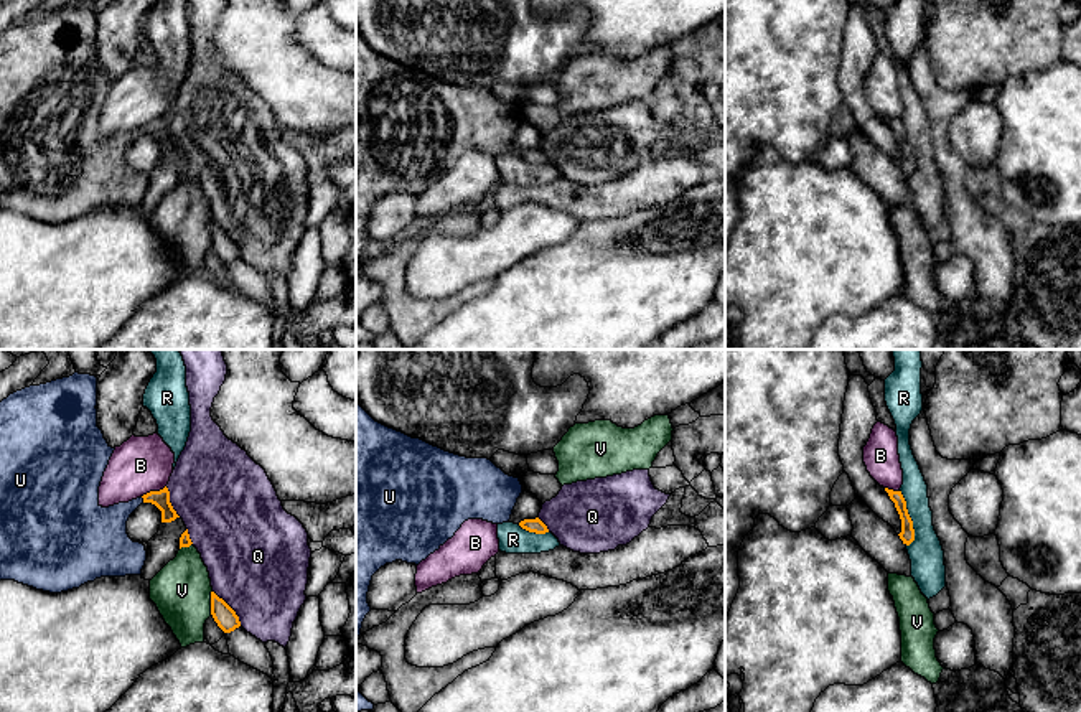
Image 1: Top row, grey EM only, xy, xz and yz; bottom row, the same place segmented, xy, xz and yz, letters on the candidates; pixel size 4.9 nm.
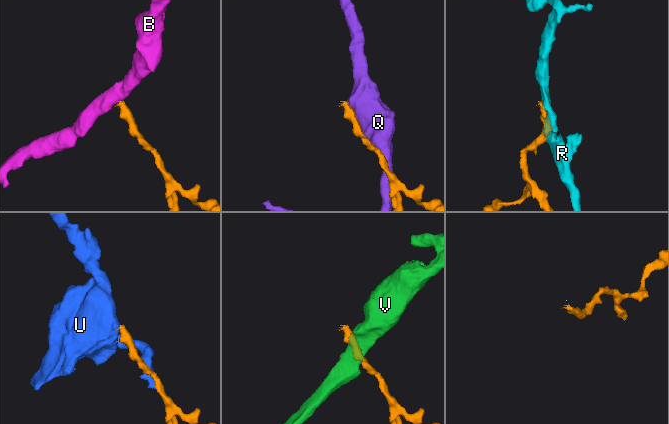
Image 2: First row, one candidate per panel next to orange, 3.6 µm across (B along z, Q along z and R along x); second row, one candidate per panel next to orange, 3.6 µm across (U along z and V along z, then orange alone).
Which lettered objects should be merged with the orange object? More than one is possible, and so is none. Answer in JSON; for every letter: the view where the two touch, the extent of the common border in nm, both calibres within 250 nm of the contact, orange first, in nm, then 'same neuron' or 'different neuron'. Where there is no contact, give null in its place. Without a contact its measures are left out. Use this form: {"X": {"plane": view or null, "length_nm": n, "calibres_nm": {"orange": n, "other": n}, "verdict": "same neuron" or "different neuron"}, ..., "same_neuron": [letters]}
{"B": {"plane": "xy", "length_nm": 130, "calibres_nm": {"orange": 80, "other": 280}, "verdict": "different neuron"}, "Q": {"plane": "xy", "length_nm": 220, "calibres_nm": {"orange": 110, "other": 480}, "verdict": "different neuron"}, "R": {"plane": "yz", "length_nm": 280, "calibres_nm": {"orange": 70, "other": 170}, "verdict": "different neuron"}, "U": {"plane": "xy", "length_nm": 40, "calibres_nm": {"orange": 80, "other": 220}, "verdict": "same neuron"}, "V": {"plane": "xy", "length_nm": 120, "calibres_nm": {"orange": 110, "other": 280}, "verdict": "different neuron"}, "same_neuron": ["U"]}

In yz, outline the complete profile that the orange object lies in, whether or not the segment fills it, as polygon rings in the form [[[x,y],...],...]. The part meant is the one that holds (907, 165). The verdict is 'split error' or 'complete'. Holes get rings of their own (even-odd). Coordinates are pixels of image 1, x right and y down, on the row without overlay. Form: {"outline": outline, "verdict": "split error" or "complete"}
{"outline": [[[885,119],[885,122],[888,124],[890,130],[895,134],[895,138],[901,150],[901,163],[898,166],[903,171],[903,175],[910,176],[915,171],[915,160],[913,160],[913,152],[906,140],[906,132],[901,122],[893,122],[888,119]]], "verdict": "complete"}

